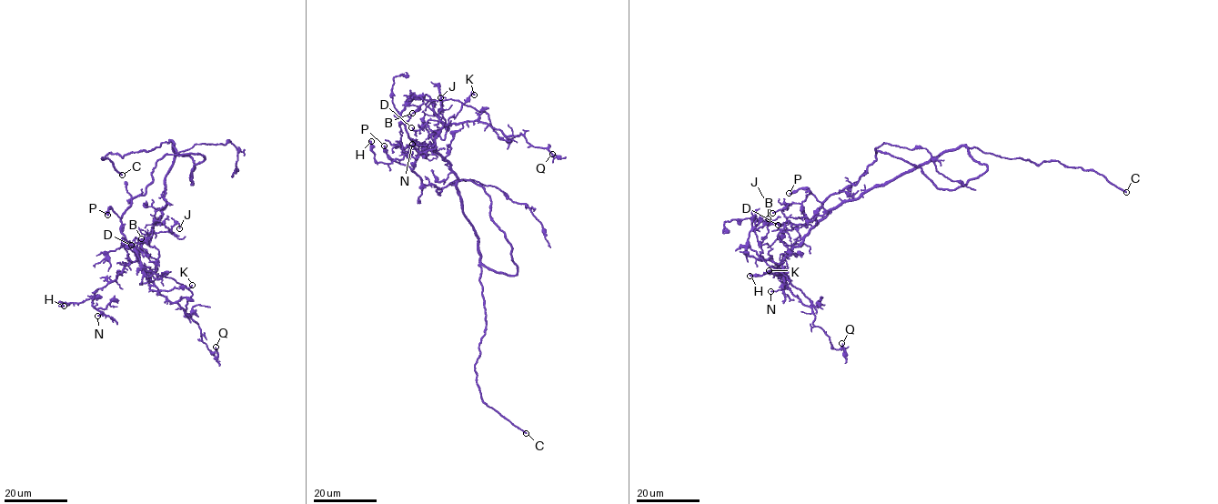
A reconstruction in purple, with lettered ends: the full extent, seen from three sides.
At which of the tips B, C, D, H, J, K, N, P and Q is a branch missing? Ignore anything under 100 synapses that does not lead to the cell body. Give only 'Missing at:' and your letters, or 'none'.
Missing at: C

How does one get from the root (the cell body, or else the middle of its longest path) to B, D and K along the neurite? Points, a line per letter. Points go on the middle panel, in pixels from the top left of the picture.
B: (460, 200), (456, 175), (433, 148), (444, 125), (433, 110), (436, 104), (426, 94), (412, 113)
D: (460, 200), (456, 175), (433, 148), (436, 137), (444, 140), (443, 125), (429, 120), (418, 130), (411, 127)
K: (460, 200), (456, 175), (433, 147), (440, 129), (448, 126), (448, 119), (474, 95)

